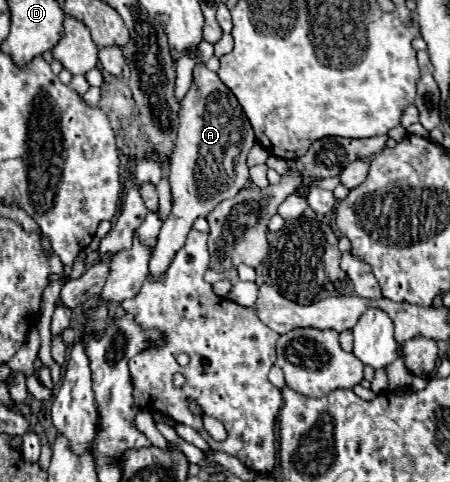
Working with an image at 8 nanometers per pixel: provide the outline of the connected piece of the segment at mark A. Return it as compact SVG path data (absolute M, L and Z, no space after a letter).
M205 66L193 70L193 84L185 94L179 110L177 140L171 152L169 184L173 192L173 210L167 222L161 226L159 240L151 250L149 258L149 280L163 280L175 252L183 248L187 234L195 218L209 214L223 200L237 196L237 192L247 184L247 152L257 144L253 128L243 114L237 98L225 88L219 76Z

